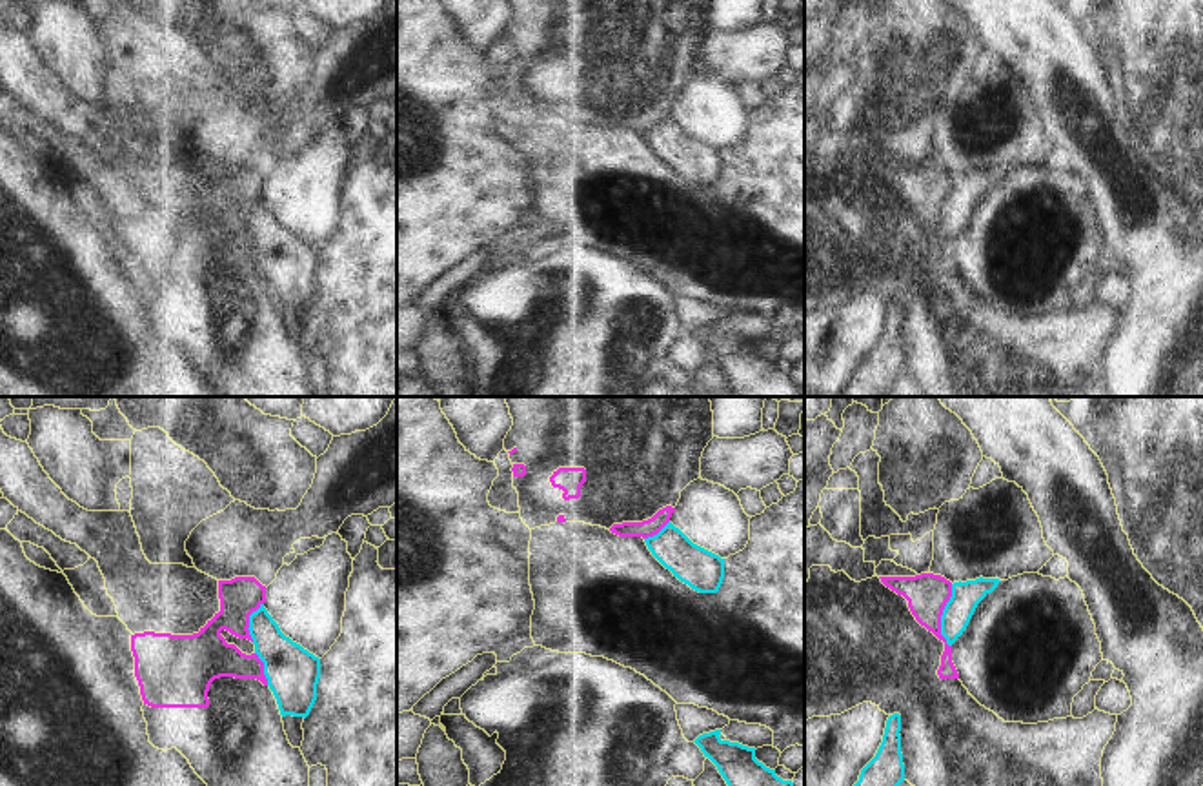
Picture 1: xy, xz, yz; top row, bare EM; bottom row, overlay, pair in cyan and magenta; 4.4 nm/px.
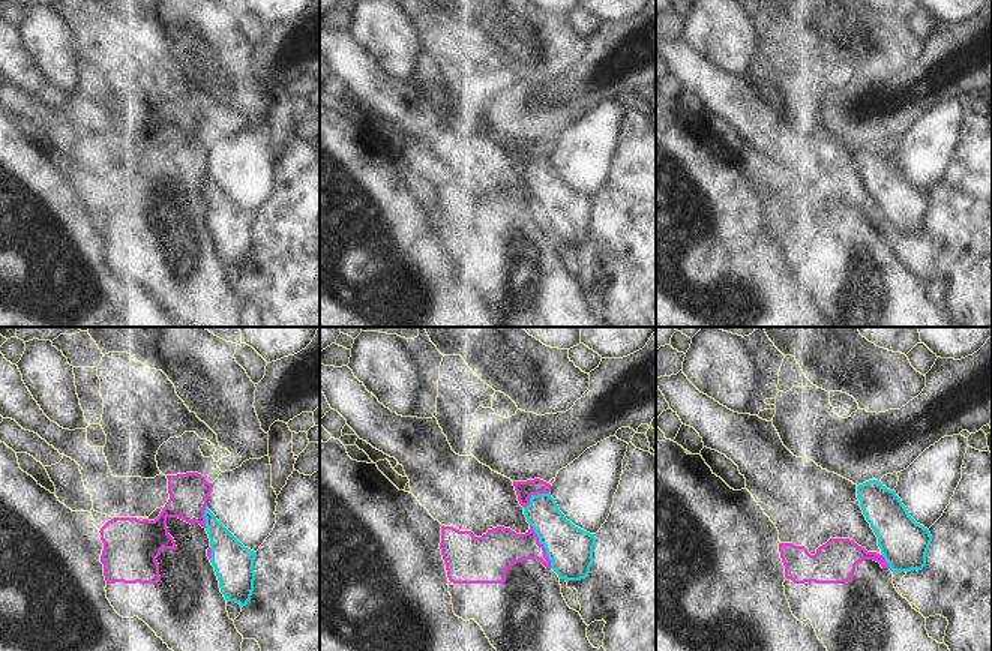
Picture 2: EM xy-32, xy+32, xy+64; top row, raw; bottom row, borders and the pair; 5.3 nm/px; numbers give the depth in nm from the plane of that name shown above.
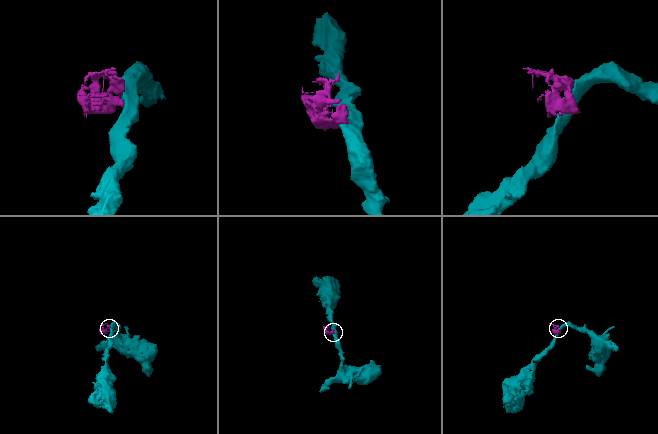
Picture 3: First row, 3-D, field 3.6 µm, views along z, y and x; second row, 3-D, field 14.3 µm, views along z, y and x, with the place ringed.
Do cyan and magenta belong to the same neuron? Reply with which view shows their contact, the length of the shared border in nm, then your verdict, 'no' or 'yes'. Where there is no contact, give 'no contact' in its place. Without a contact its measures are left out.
yz | 280 nm | no

